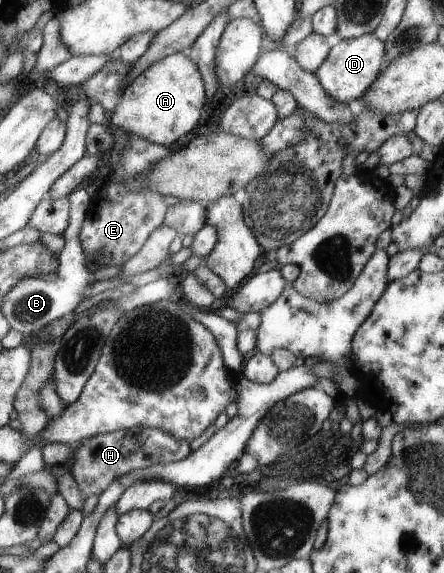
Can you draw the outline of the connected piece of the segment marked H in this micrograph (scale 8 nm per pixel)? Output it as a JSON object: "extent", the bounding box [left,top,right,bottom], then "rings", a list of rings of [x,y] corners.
{"extent":[70,425,215,500],"rings":[[[209,425],[199,437],[189,441],[175,439],[173,435],[169,435],[161,429],[139,426],[123,431],[98,434],[87,439],[83,445],[77,446],[75,461],[71,465],[70,473],[79,485],[81,499],[85,500],[89,495],[99,495],[113,481],[113,477],[117,479],[123,473],[149,467],[155,463],[177,462],[185,459],[189,453],[201,447],[215,431],[215,427]]]}

